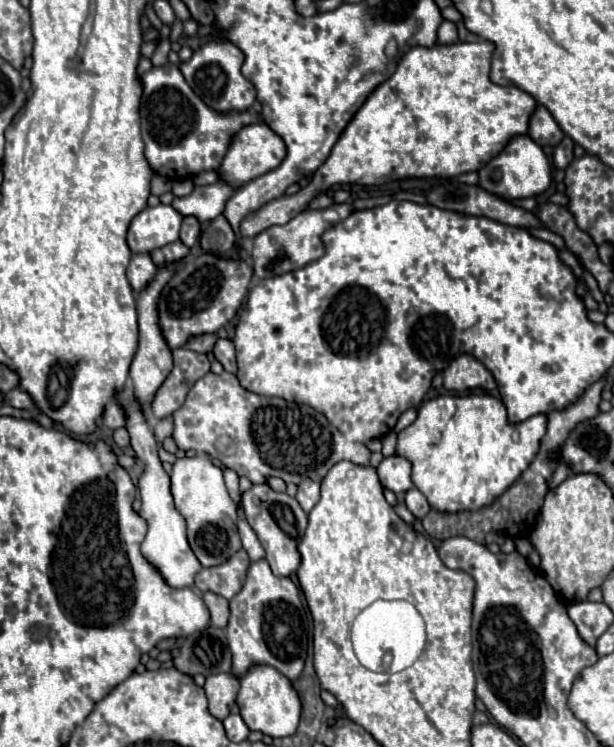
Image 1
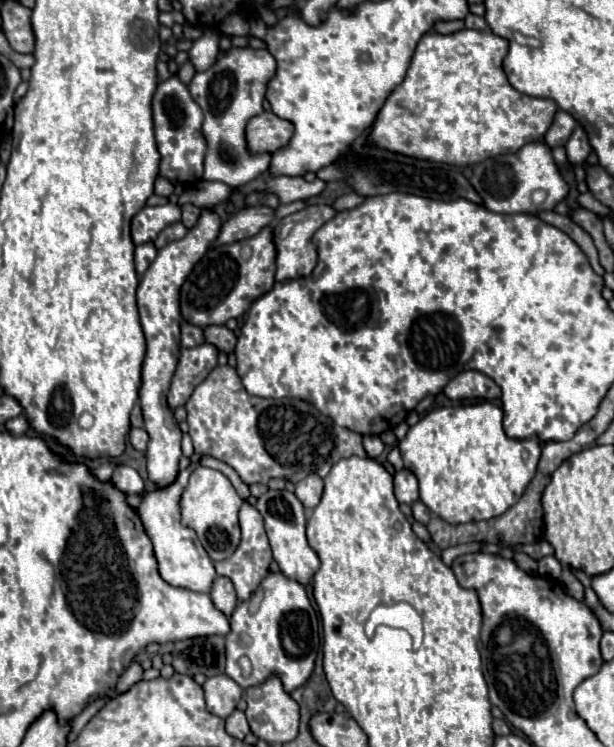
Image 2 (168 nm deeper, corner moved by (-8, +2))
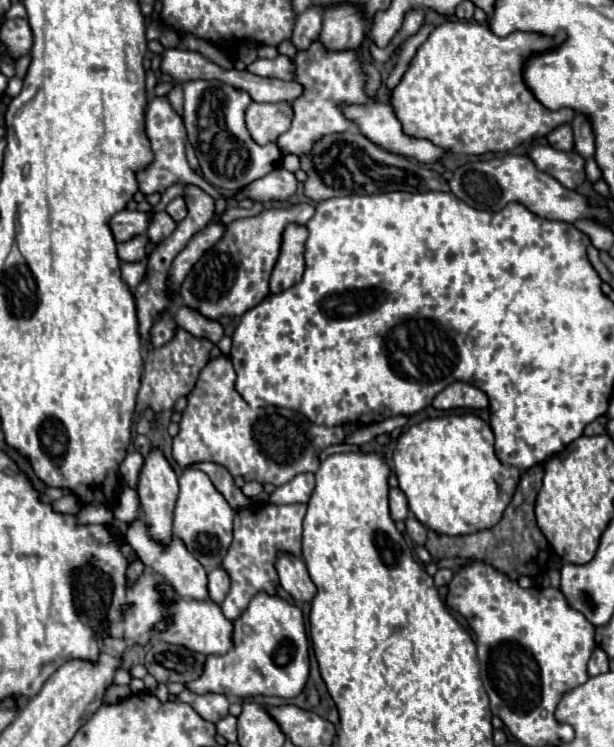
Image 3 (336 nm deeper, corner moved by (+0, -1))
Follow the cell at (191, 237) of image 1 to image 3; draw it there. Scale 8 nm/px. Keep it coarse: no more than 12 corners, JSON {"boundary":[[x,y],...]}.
{"boundary":[[174,198],[166,212],[174,222],[186,218],[184,198]]}

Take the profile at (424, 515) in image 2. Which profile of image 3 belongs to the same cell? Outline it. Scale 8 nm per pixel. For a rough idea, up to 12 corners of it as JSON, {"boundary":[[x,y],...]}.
{"boundary":[[416,516],[406,518],[406,532],[416,544],[424,544],[426,528]]}

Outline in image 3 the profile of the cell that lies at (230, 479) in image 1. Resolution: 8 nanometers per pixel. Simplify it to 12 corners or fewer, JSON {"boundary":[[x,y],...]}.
{"boundary":[[306,504],[236,510],[222,560],[236,620],[250,598],[276,594],[280,550],[300,554]]}

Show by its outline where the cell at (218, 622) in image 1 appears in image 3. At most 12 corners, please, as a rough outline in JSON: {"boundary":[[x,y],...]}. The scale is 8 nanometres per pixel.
{"boundary":[[222,568],[208,574],[210,600],[222,604],[230,590]]}

